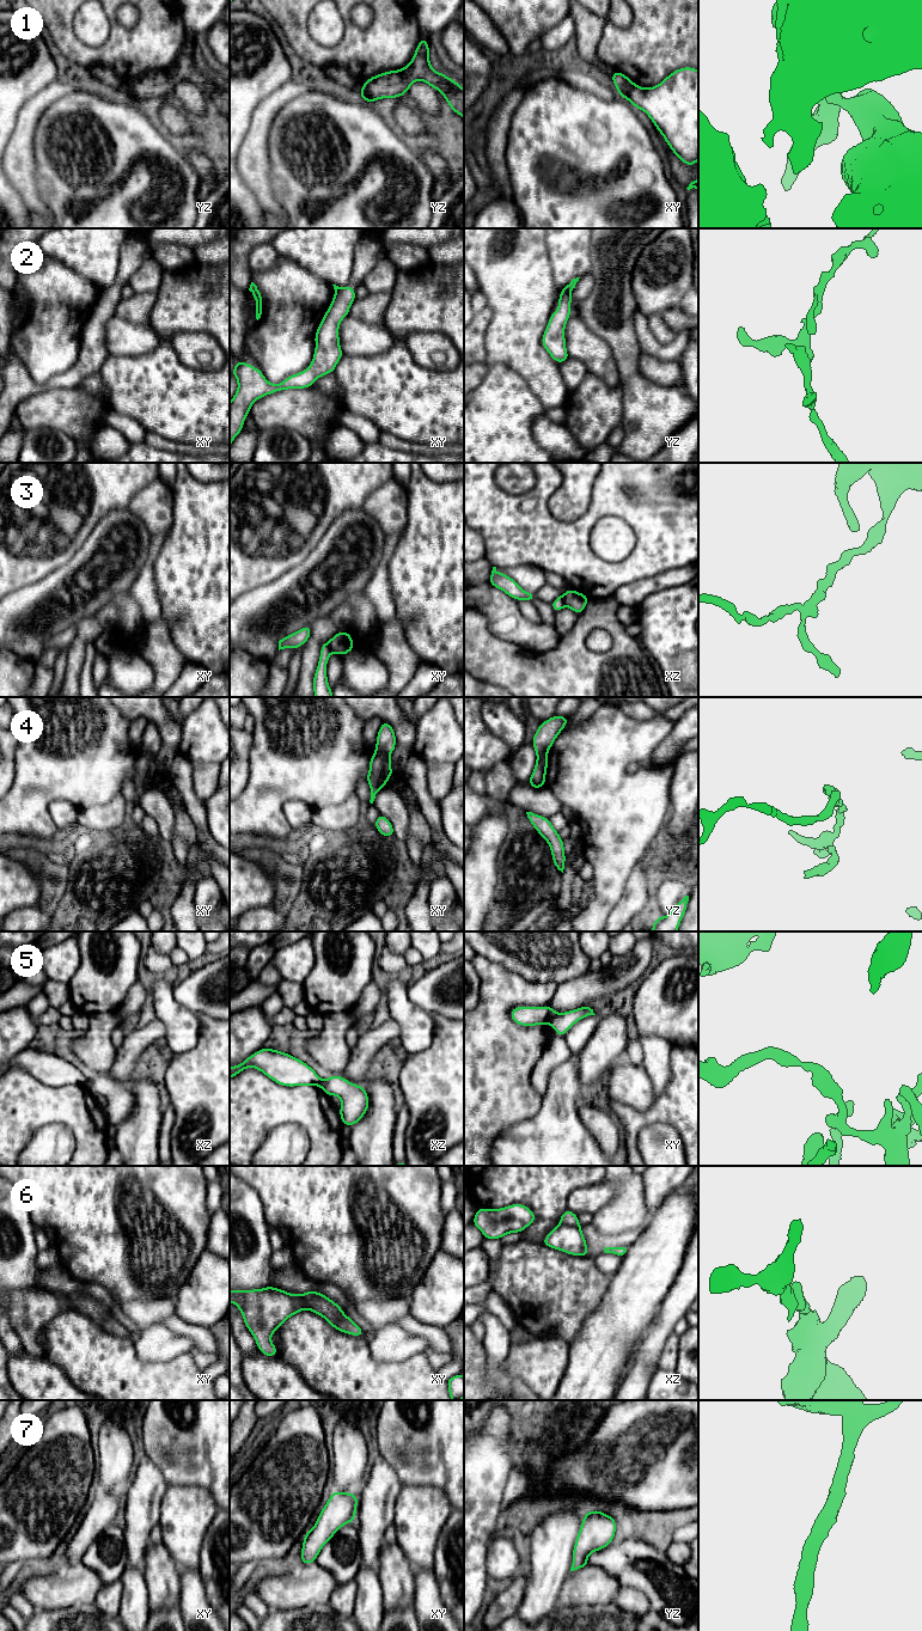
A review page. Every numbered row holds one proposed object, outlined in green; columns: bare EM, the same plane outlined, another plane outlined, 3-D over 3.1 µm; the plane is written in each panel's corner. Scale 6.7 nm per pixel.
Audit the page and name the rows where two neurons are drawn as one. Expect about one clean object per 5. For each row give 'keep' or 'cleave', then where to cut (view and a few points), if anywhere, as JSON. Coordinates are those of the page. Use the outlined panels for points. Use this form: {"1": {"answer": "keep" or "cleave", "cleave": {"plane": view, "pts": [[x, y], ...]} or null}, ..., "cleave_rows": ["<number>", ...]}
{"1": {"answer": "cleave", "cleave": {"plane": "yz", "pts": [[362, 85], [374, 101]]}}, "2": {"answer": "cleave", "cleave": {"plane": "yz", "pts": [[565, 287], [569, 293]]}}, "3": {"answer": "cleave", "cleave": {"plane": "xy", "pts": [[327, 642], [333, 652]]}}, "4": {"answer": "cleave", "cleave": {"plane": "xy", "pts": [[376, 751], [389, 756]]}}, "5": {"answer": "cleave", "cleave": {"plane": "xy", "pts": [[557, 1013], [550, 1024]]}}, "6": {"answer": "cleave", "cleave": {"plane": "xz", "pts": [[560, 1223], [580, 1228]]}}, "7": {"answer": "keep", "cleave": null}, "cleave_rows": ["1", "2", "3", "4", "5", "6"]}

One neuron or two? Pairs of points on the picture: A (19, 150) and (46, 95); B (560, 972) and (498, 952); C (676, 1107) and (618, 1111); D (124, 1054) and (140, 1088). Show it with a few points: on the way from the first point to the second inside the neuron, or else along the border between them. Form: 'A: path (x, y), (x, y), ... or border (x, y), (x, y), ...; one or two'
A: path (23, 136), (28, 117), (34, 108); one
B: path (544, 971), (537, 966), (524, 965), (513, 957); one
C: path (661, 1111), (649, 1117), (633, 1117); one
D: border (135, 1075), (133, 1077); two

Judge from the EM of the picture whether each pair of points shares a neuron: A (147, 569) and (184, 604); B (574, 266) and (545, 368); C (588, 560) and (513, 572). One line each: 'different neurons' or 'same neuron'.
A: different neurons
B: different neurons
C: different neurons

